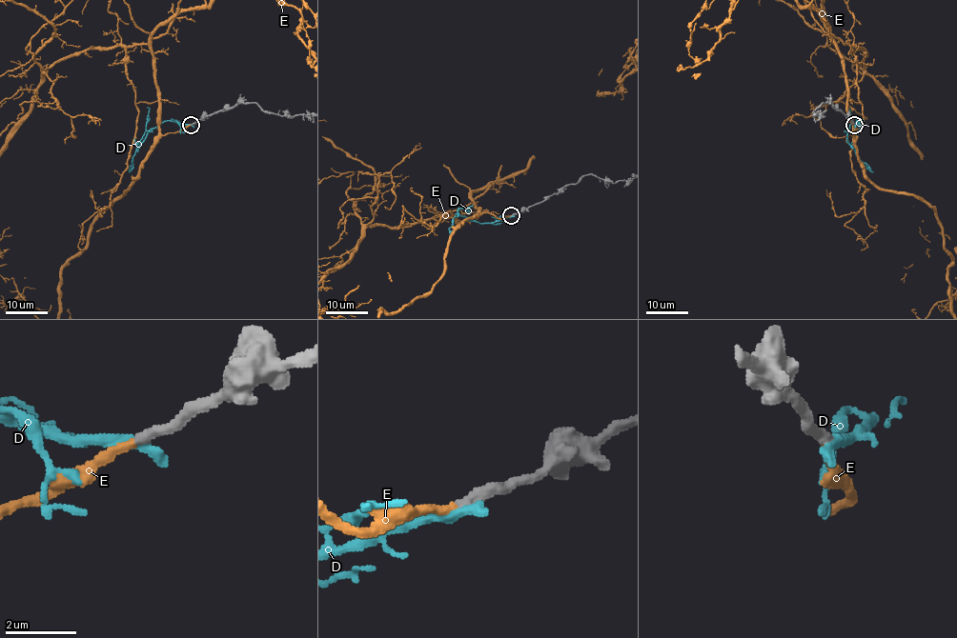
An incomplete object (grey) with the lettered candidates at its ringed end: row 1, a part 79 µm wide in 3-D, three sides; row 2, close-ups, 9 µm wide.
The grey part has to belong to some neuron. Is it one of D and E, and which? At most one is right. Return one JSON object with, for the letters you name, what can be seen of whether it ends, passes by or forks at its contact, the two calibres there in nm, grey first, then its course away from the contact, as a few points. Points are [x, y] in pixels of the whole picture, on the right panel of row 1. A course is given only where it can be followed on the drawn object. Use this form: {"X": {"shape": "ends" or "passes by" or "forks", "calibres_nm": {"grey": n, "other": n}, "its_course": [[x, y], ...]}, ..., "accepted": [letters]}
{"E": {"shape": "ends", "calibres_nm": {"grey": 320, "other": 220}}, "accepted": ["E"]}

